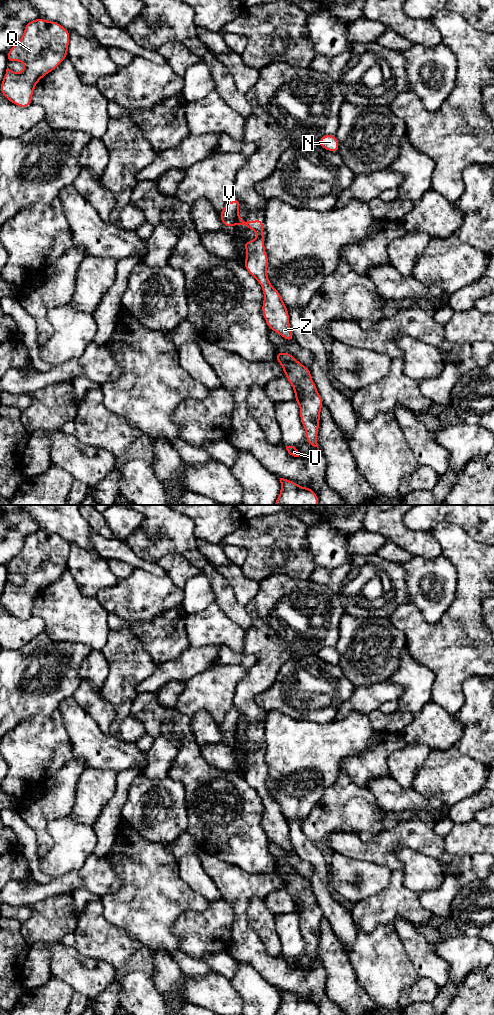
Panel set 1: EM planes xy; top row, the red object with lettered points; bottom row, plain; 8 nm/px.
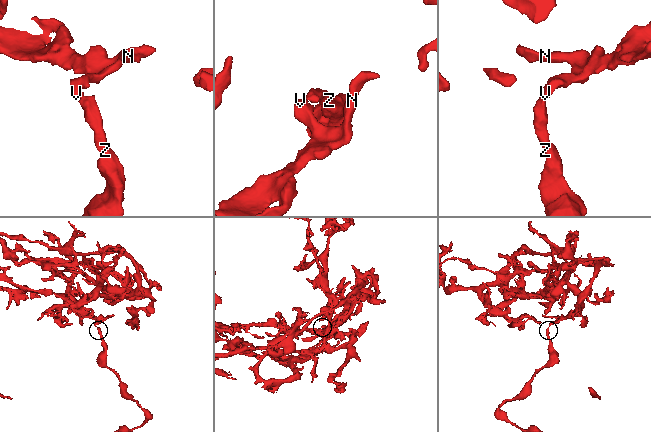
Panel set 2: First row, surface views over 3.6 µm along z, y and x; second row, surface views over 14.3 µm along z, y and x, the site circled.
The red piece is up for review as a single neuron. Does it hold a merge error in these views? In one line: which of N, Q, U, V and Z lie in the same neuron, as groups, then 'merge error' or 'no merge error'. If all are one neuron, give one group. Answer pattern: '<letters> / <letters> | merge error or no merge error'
N Q V / U Z | merge error

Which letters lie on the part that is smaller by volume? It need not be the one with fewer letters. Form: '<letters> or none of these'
U, Z

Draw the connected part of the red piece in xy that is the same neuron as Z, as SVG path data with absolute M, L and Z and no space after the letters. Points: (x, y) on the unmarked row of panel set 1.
M262 731L255 733L237 733L236 738L244 737L255 743L258 748L248 754L242 754L247 763L243 774L246 782L257 791L264 805L262 825L269 841L281 847L288 854L295 853L289 838L289 825L280 805L270 796L267 788L268 767L264 761L265 749Z

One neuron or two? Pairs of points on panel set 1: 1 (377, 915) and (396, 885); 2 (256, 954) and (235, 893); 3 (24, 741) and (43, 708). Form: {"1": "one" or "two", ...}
{"1": "one", "2": "one", "3": "two"}

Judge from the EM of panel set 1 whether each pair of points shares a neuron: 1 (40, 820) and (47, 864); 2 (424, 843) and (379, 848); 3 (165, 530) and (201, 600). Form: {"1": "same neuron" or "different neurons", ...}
{"1": "different neurons", "2": "same neuron", "3": "different neurons"}

